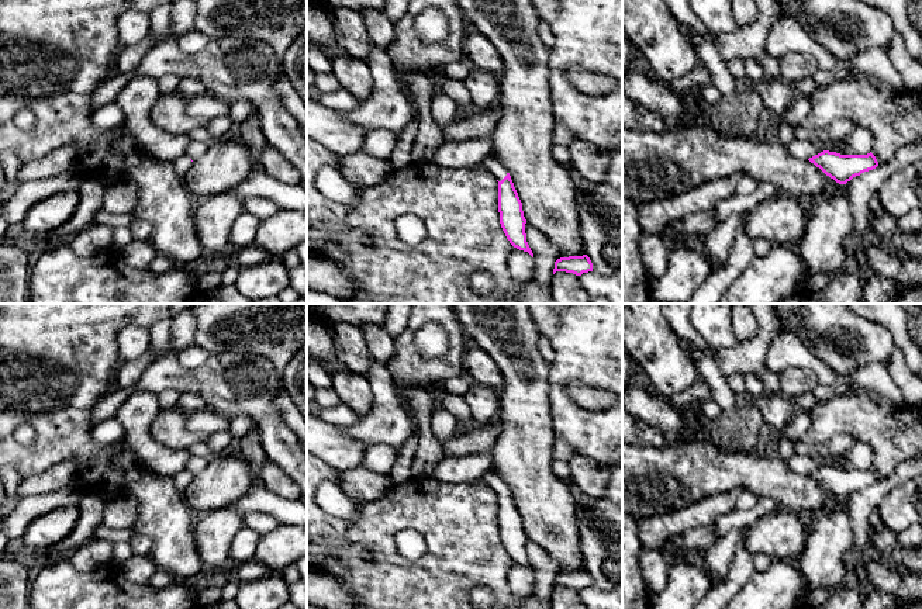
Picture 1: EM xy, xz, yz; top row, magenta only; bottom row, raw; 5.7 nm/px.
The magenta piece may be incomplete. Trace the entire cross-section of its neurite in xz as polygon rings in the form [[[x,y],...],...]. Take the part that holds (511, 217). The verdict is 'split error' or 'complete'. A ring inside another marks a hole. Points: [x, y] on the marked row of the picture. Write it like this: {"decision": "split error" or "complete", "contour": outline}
{"decision": "split error", "contour": [[[487,156],[483,165],[498,180],[500,224],[507,239],[514,248],[528,252],[533,257],[533,253],[526,242],[526,219],[524,217],[522,203],[518,197],[510,173],[500,163],[500,160],[493,159],[491,156]]]}

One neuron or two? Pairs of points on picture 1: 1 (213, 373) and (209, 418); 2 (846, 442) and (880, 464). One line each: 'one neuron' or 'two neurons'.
1: two neurons
2: two neurons

